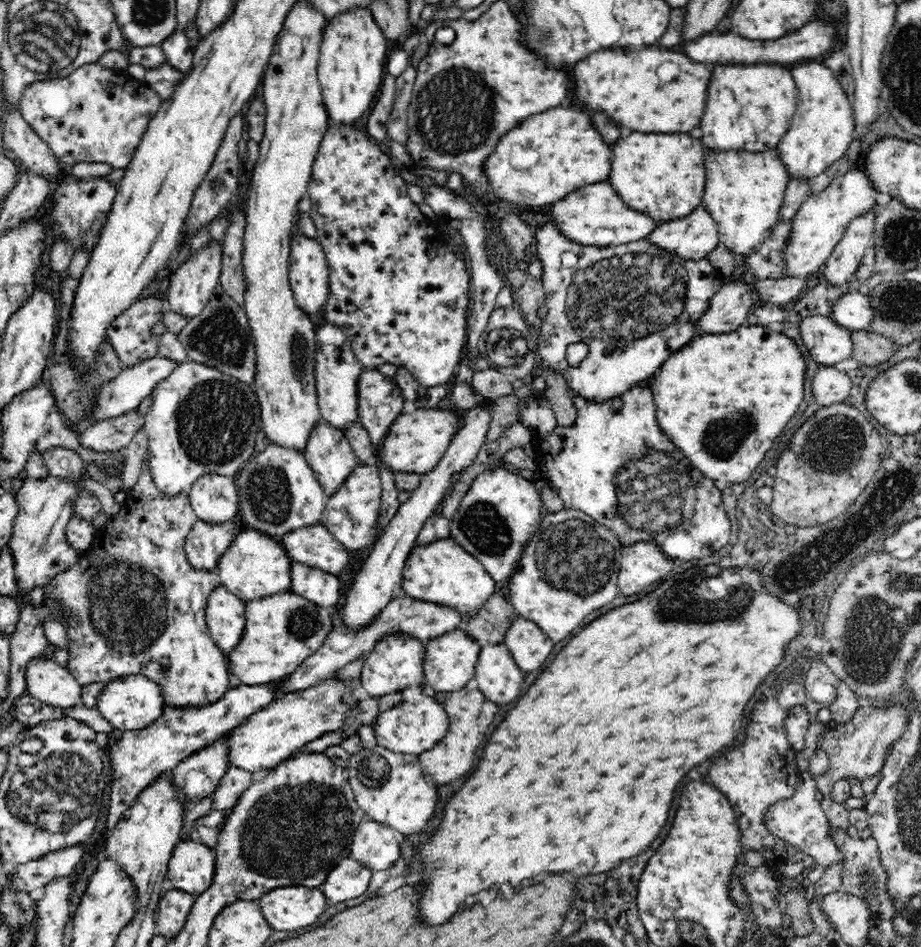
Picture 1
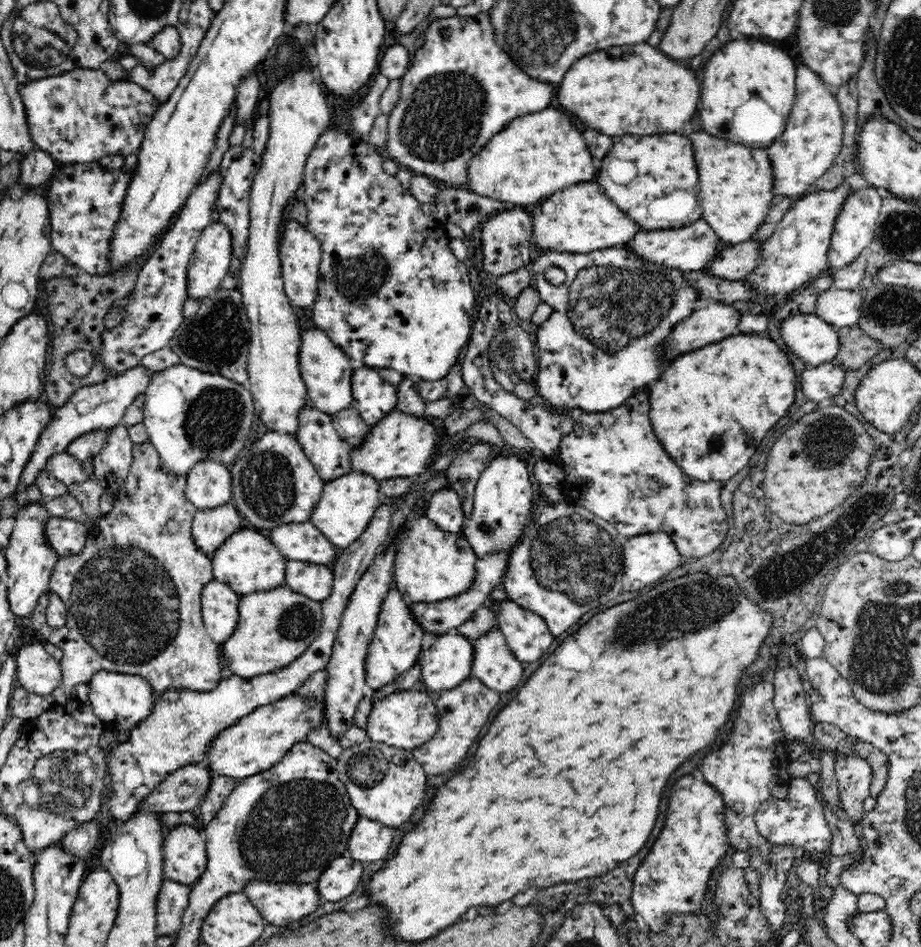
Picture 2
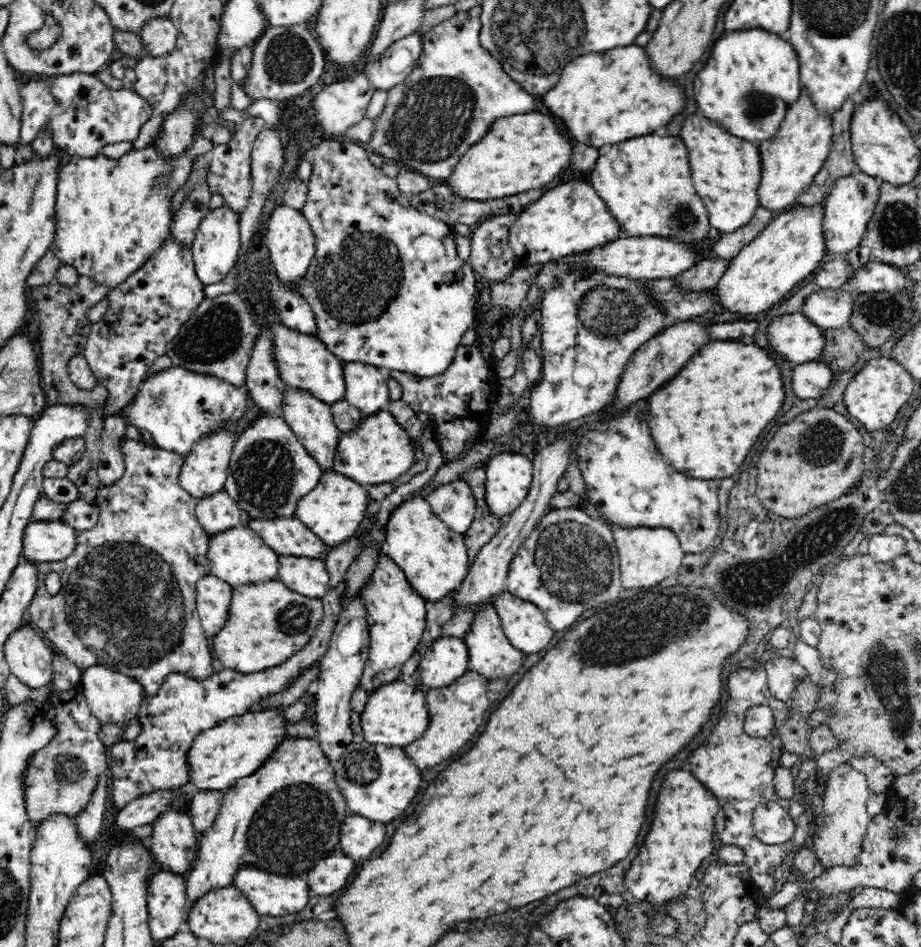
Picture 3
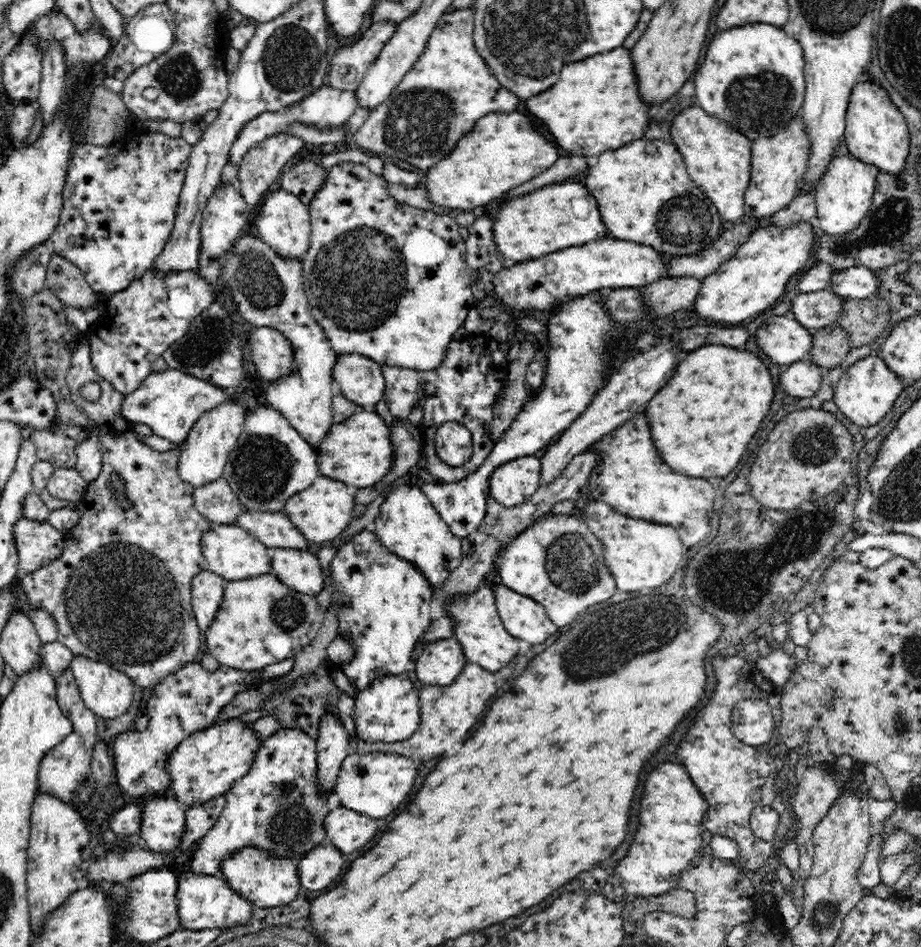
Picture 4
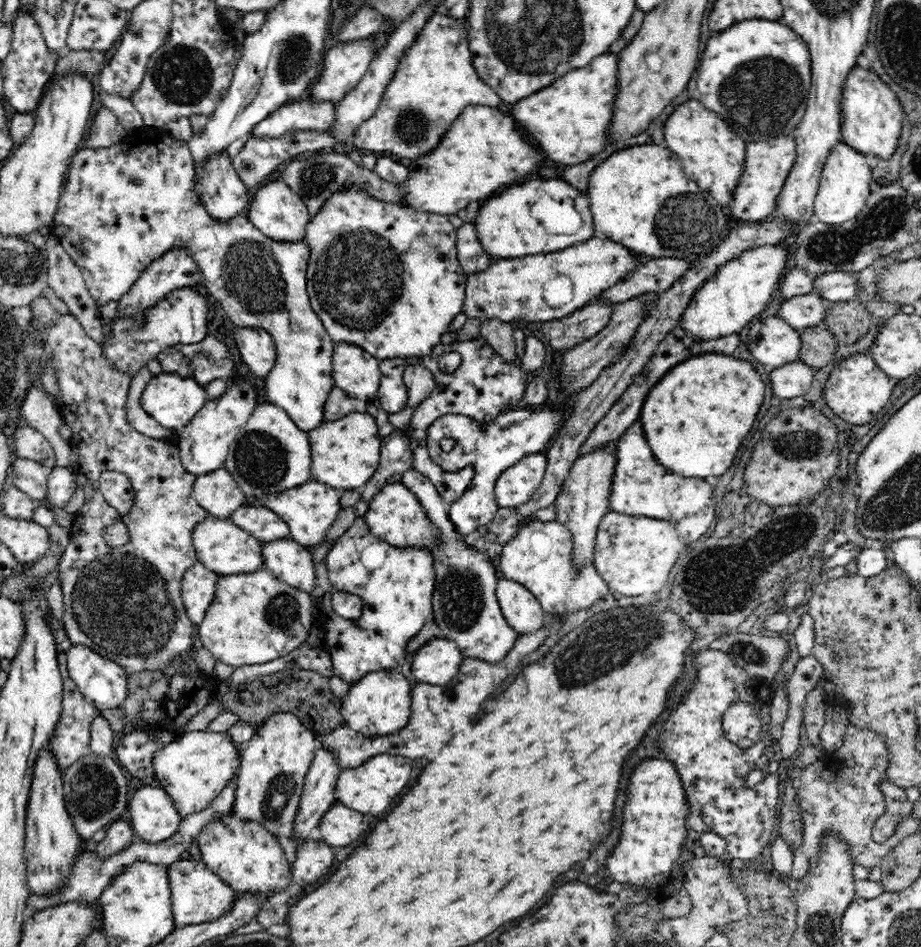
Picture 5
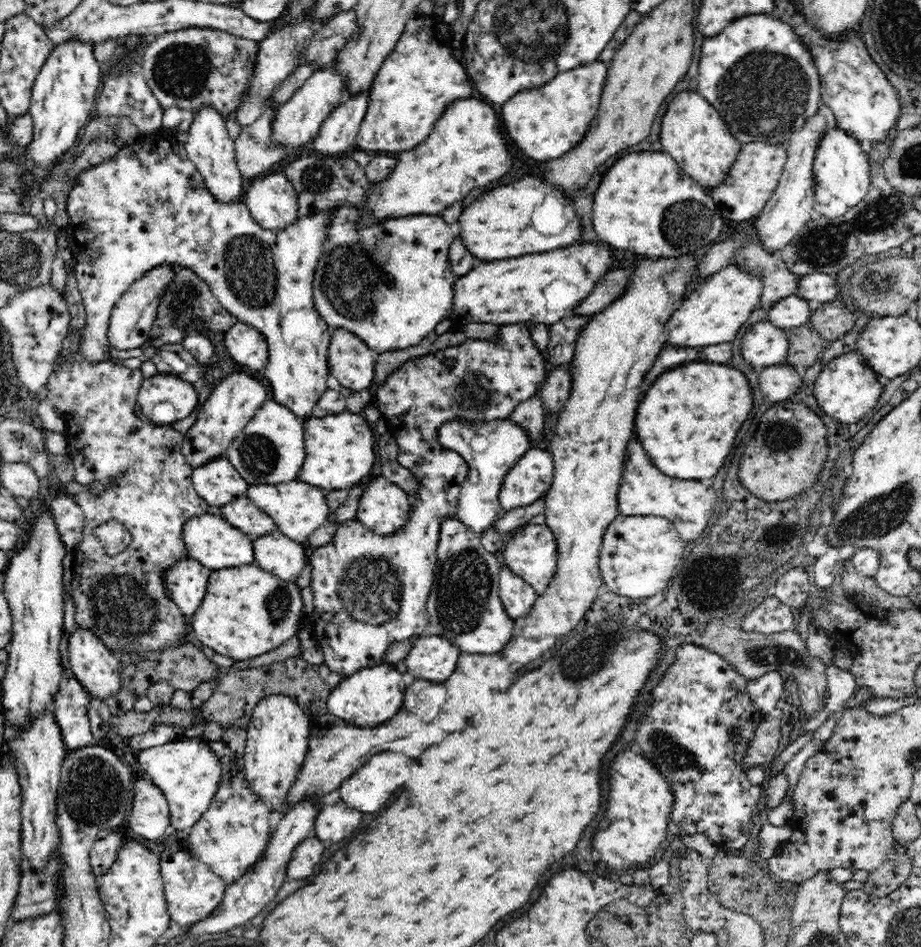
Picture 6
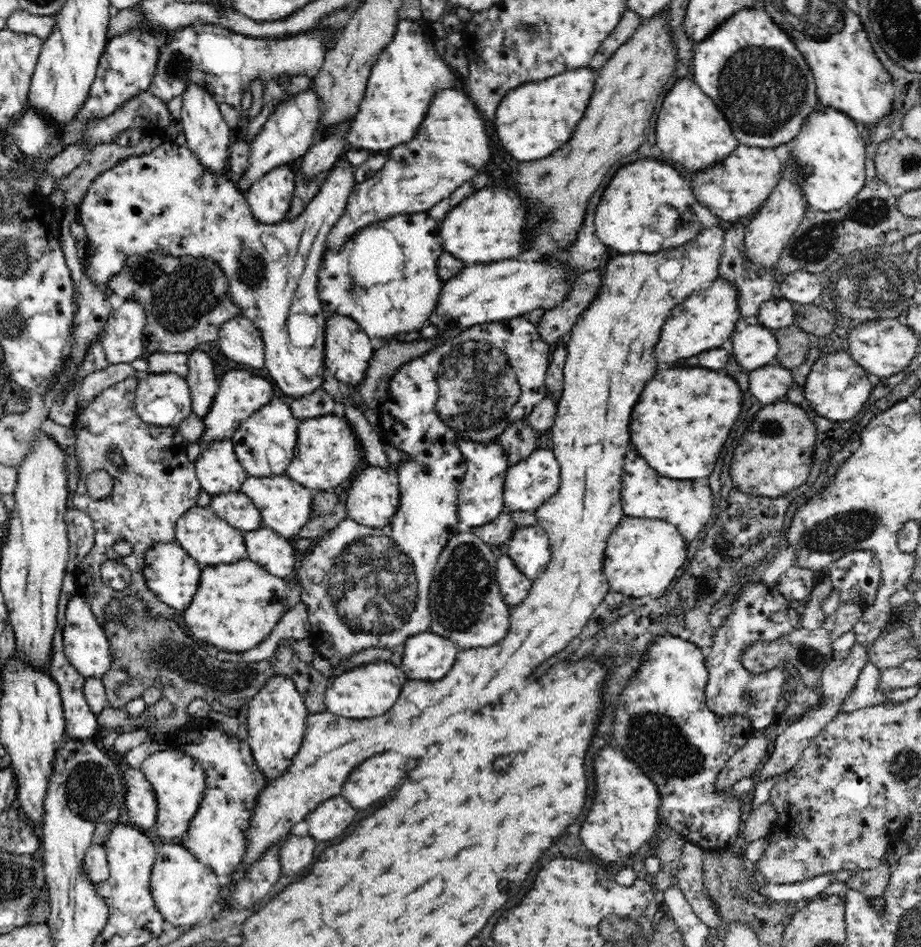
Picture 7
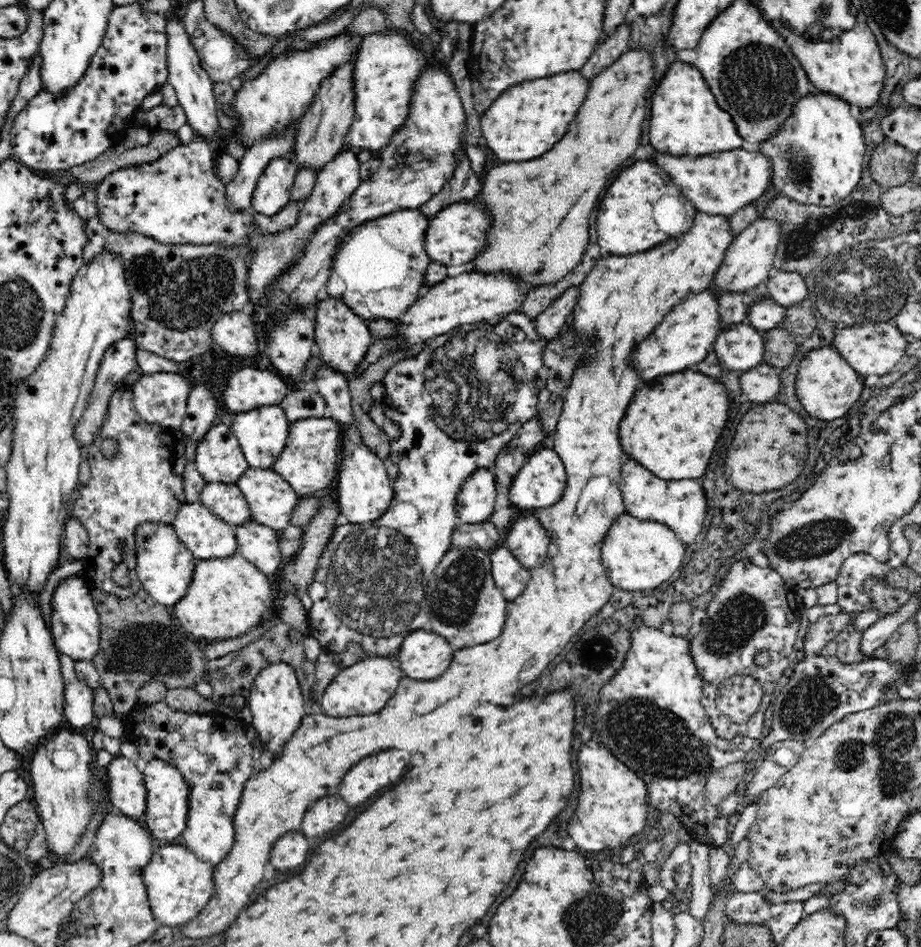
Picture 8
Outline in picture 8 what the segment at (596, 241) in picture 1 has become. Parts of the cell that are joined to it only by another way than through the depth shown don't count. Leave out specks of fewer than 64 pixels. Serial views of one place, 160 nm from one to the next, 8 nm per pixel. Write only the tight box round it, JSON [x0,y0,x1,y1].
[424,201,486,271]

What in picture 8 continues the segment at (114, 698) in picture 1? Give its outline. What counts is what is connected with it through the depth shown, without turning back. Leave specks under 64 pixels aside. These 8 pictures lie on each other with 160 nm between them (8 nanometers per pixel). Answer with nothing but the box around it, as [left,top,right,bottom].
[50,575,100,661]

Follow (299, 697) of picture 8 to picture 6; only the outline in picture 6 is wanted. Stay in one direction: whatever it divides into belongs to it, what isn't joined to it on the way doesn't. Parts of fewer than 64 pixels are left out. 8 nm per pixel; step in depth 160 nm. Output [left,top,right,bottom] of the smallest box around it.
[242,694,311,811]

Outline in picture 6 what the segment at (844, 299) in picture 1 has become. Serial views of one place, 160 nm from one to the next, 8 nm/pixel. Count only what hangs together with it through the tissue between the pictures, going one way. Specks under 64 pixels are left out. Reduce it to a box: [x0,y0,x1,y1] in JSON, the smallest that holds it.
[768,295,810,329]

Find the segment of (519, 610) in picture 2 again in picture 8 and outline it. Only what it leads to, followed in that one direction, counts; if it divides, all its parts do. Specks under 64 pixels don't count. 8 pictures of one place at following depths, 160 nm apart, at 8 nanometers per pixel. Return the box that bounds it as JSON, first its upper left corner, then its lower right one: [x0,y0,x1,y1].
[489,546,530,601]

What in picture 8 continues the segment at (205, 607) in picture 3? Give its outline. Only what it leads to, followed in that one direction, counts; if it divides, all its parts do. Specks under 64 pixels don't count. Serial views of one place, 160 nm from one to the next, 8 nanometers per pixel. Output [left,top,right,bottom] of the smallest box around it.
[134,521,198,606]

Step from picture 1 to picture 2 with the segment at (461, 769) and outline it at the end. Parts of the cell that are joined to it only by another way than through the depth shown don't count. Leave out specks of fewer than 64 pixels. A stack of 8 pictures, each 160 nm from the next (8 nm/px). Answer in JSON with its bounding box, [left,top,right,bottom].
[412,676,500,776]

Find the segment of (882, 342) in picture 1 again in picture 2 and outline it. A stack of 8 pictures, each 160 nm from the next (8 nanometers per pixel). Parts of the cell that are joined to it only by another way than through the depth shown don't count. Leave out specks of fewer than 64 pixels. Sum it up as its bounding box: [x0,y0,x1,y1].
[835,326,880,370]

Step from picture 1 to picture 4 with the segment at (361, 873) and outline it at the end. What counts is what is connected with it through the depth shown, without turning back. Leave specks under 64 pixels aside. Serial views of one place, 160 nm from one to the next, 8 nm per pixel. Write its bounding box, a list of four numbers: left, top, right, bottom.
[297,844,344,890]

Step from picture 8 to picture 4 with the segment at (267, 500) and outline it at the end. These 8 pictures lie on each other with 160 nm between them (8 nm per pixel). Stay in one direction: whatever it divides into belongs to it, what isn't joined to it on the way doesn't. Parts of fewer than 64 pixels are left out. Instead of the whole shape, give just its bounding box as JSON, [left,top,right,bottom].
[282,474,356,549]

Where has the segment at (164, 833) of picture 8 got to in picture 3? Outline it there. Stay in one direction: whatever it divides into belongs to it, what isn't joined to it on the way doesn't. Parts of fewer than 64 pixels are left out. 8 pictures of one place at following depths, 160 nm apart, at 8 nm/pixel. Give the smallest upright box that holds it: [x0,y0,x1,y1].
[186,707,289,791]

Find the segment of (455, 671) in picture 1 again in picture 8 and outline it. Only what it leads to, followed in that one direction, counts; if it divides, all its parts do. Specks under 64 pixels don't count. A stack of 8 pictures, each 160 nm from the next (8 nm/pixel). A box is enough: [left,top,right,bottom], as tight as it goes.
[399,629,452,680]

